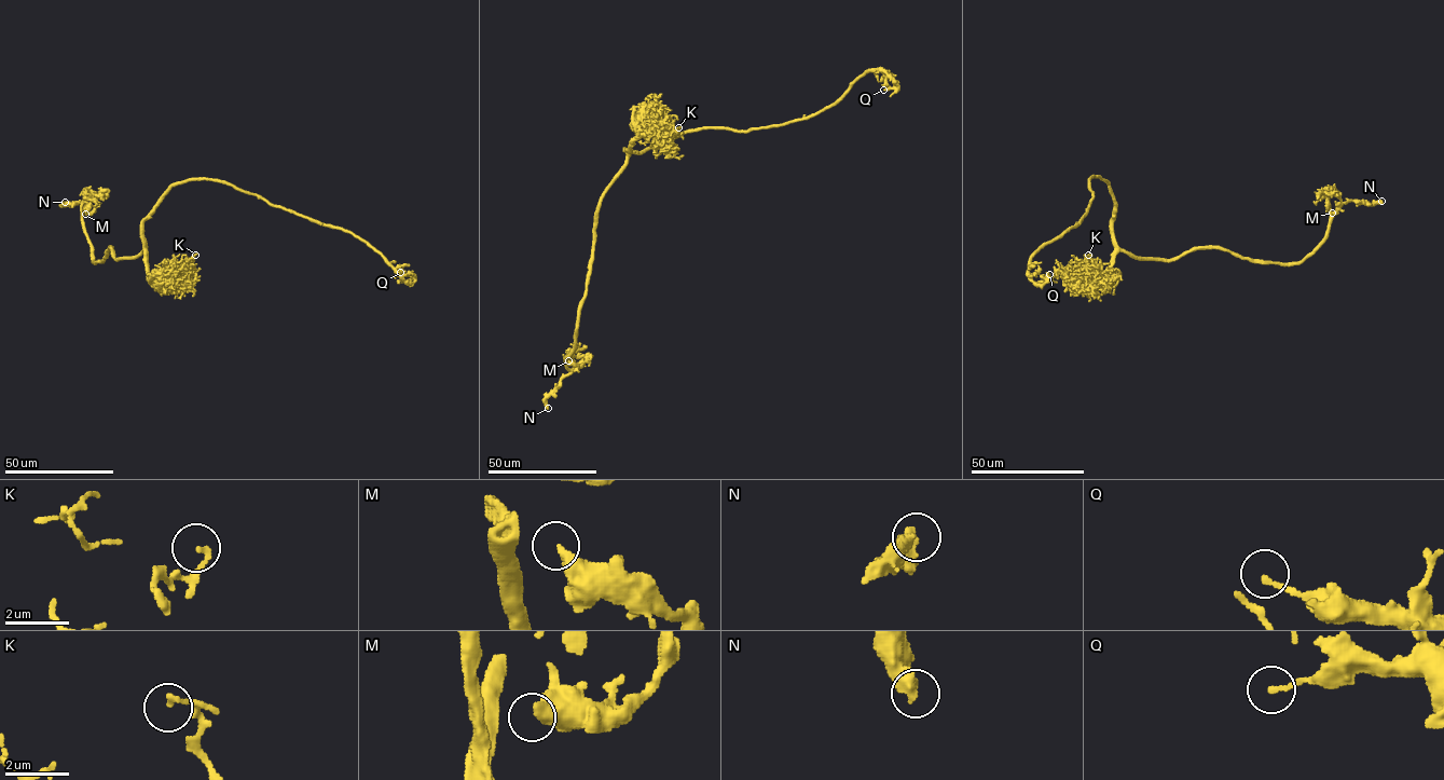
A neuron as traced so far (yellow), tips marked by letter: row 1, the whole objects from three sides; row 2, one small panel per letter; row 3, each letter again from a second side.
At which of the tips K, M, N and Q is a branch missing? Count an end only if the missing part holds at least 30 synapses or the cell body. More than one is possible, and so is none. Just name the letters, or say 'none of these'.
N

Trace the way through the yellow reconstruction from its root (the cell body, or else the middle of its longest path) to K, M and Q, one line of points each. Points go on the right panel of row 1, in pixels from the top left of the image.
K: (1113, 210), (1113, 263), (1096, 287), (1106, 285), (1110, 279), (1088, 255)
M: (1113, 210), (1112, 242), (1137, 258), (1172, 260), (1222, 248), (1280, 263), (1303, 261), (1342, 204), (1332, 213)
Q: (1113, 210), (1110, 185), (1092, 176), (1080, 221), (1031, 258), (1035, 283), (1047, 283), (1049, 274)

